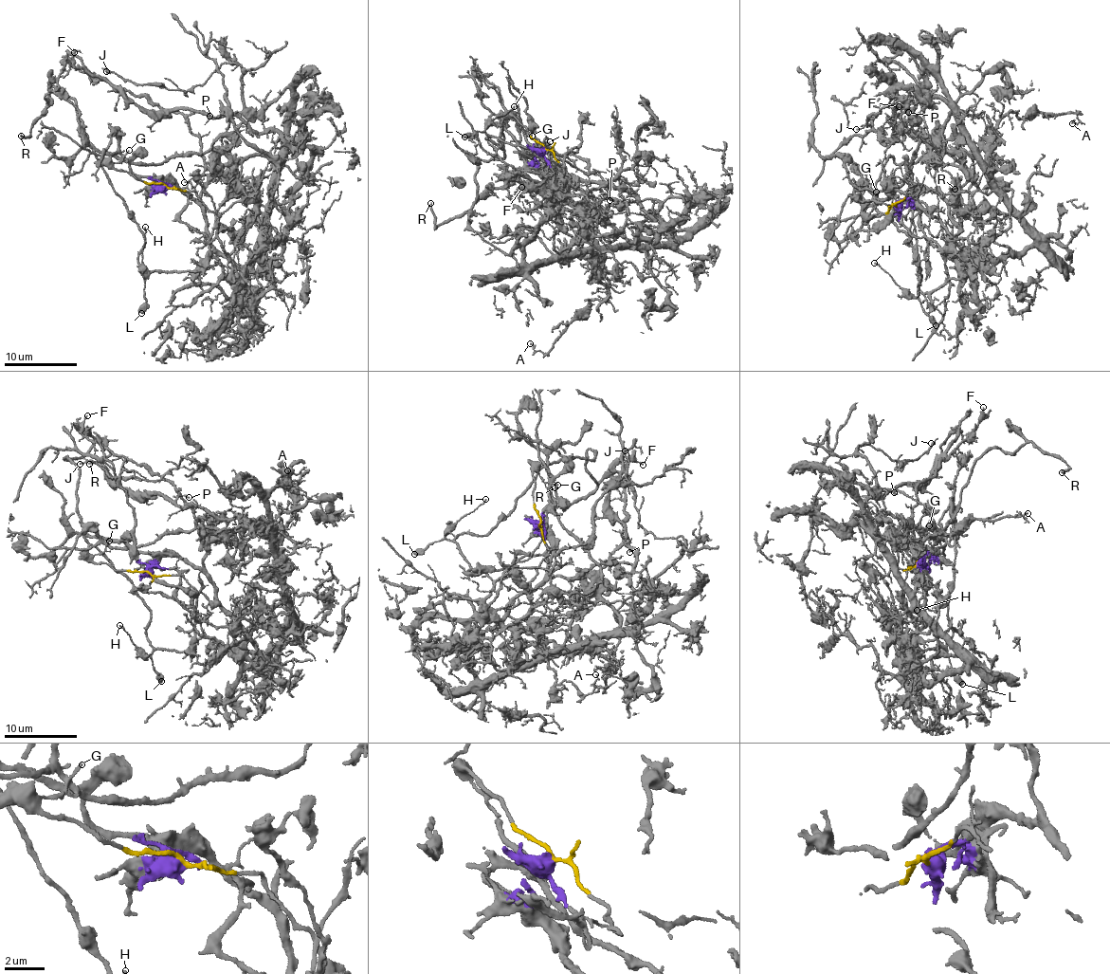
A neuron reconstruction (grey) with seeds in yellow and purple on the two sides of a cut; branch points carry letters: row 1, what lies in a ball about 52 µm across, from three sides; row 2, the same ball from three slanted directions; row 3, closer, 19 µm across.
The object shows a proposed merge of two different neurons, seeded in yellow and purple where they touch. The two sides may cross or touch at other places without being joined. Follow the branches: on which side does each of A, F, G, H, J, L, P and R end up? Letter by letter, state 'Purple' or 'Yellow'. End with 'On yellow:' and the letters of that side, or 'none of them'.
A: Purple
F: Purple
G: Yellow
H: Yellow
J: Purple
L: Yellow
P: Purple
R: Yellow
On yellow: G, H, L, R

